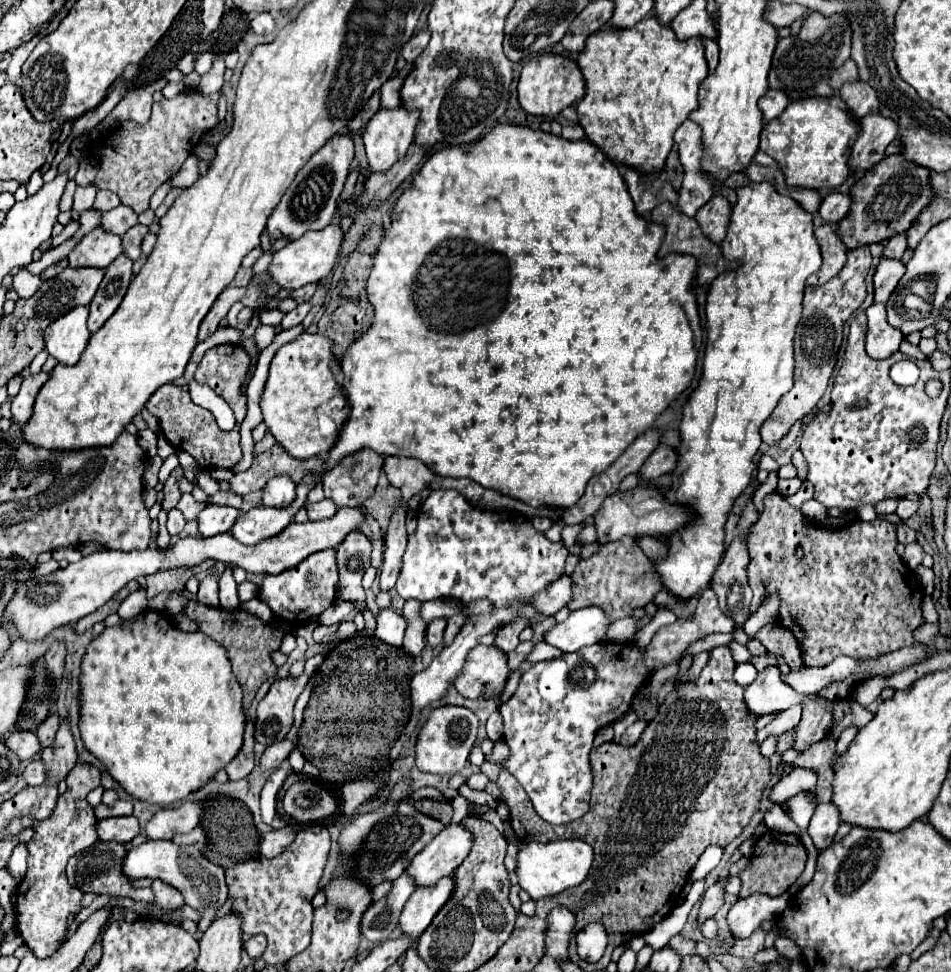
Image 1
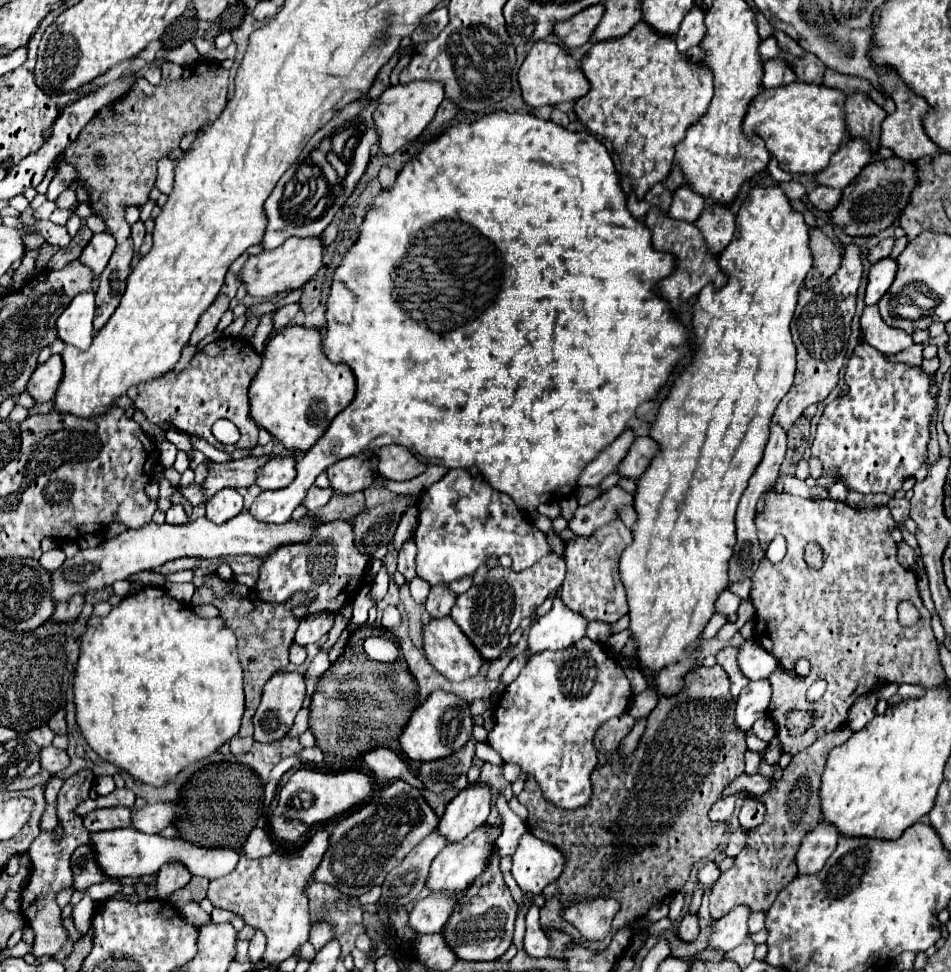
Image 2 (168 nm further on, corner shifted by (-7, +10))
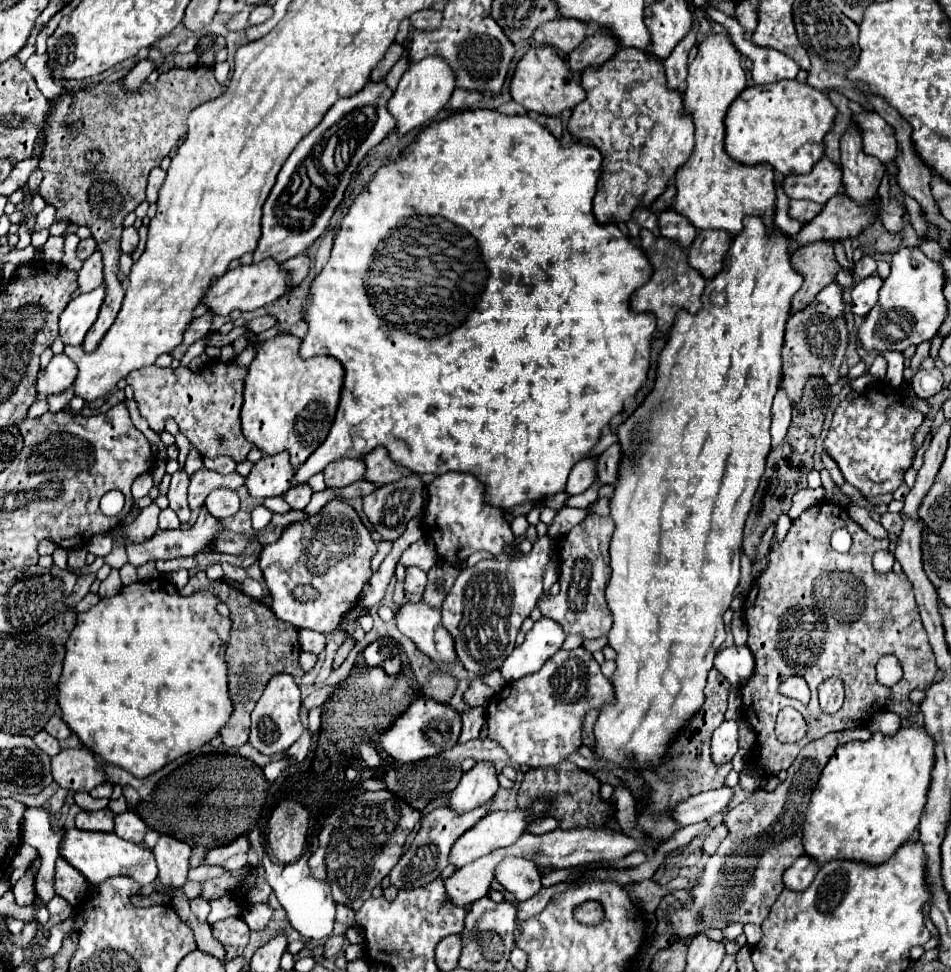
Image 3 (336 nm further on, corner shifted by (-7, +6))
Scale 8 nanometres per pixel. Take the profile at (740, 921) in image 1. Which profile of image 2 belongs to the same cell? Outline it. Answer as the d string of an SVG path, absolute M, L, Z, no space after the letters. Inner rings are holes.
M746 907L732 909L726 917L716 921L708 947L720 949L720 951L730 951L730 949L738 947L750 935L748 917L750 917L750 911Z

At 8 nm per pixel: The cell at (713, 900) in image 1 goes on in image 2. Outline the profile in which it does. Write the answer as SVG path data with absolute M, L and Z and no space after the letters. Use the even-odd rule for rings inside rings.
M686 913L680 921L680 927L678 927L678 935L684 939L684 941L694 941L700 933L700 915L698 913Z

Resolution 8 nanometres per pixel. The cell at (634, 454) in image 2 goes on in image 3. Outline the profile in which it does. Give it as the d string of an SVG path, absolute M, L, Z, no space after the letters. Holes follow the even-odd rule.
M614 443L598 457L598 463L596 463L598 481L600 483L614 483L616 473L618 473L618 463L620 463L620 445Z

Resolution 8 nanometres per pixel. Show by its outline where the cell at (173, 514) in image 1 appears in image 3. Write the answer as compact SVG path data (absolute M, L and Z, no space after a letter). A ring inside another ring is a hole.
M164 509L164 511L160 511L158 527L160 529L178 529L180 521L178 521L178 517L176 517L176 513L172 509Z

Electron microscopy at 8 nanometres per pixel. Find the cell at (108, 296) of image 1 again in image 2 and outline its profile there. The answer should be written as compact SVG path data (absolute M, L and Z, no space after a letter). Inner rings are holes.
M194 63L184 67L182 75L186 77L178 81L162 81L158 87L140 77L124 99L100 109L98 115L84 127L80 137L58 157L58 161L66 159L78 167L78 181L86 185L94 213L106 219L108 233L112 233L118 241L110 263L96 283L96 331L100 331L116 311L132 267L134 249L130 225L124 221L124 207L142 207L147 203L156 183L158 161L178 149L186 133L196 133L204 127L204 123L214 121L228 103L226 69L216 63Z

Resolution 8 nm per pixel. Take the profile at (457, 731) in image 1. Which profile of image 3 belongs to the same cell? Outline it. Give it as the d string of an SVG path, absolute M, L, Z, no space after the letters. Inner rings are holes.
M420 697L384 731L384 735L380 737L380 745L398 763L420 761L424 757L442 753L444 749L452 749L458 741L460 727L460 715L450 705L442 705L434 699Z

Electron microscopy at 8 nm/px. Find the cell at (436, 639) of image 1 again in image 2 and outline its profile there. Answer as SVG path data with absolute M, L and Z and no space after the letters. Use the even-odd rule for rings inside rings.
M436 585L436 587L430 589L430 595L428 595L428 599L426 599L426 611L428 611L434 619L448 617L454 601L456 601L456 595L452 595L452 593L448 591L448 585Z

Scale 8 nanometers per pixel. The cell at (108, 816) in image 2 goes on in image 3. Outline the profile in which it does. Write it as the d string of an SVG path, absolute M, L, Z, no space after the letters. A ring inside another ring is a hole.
M110 809L80 811L76 815L76 827L84 829L84 831L112 831L114 829L114 813Z

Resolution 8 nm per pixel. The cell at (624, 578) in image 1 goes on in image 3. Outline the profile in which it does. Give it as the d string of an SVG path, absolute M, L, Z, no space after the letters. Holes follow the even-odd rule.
M588 515L580 525L572 527L572 531L556 541L556 549L560 547L560 593L556 597L542 595L542 599L538 601L538 609L544 617L556 621L568 635L576 633L584 639L598 639L612 627L612 615L604 601L604 591L610 577L608 543L612 531L614 523L610 517Z

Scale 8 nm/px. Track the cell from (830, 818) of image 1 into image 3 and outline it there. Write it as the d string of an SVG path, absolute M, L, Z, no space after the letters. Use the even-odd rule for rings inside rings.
M802 855L796 859L796 863L784 873L784 887L792 891L804 891L814 881L820 865L812 861L810 857Z

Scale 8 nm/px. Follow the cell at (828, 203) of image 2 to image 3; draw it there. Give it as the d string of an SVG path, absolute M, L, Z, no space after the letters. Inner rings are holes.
M790 201L788 203L788 215L792 219L798 219L800 223L812 221L820 211L822 211L822 205L814 201Z

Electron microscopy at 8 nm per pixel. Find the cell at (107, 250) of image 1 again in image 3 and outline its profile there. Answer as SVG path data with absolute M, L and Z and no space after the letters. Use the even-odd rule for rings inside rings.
M96 251L84 261L84 265L78 273L78 289L80 289L80 293L88 293L88 291L100 287L102 281L104 281L104 277L102 277L102 255Z

